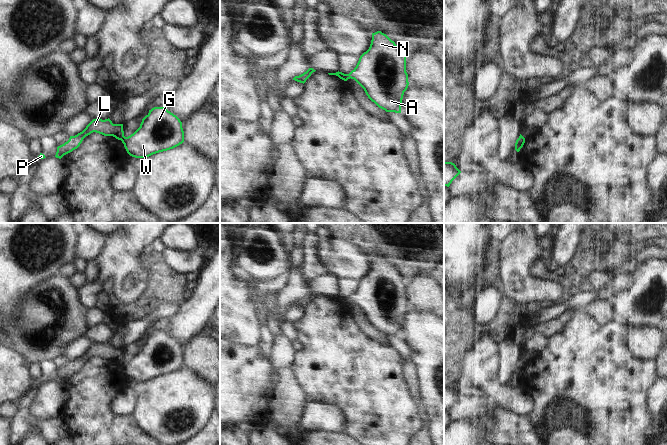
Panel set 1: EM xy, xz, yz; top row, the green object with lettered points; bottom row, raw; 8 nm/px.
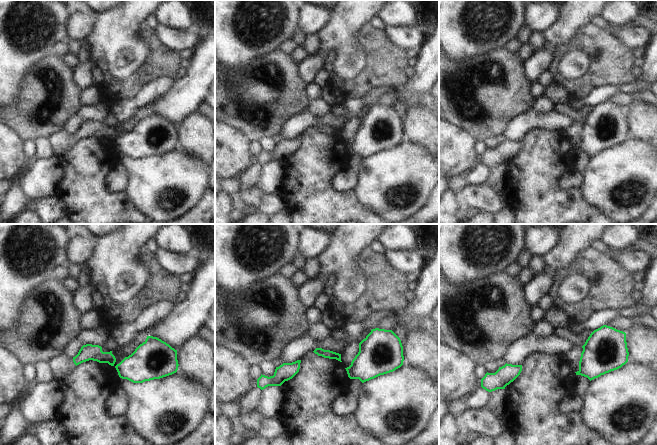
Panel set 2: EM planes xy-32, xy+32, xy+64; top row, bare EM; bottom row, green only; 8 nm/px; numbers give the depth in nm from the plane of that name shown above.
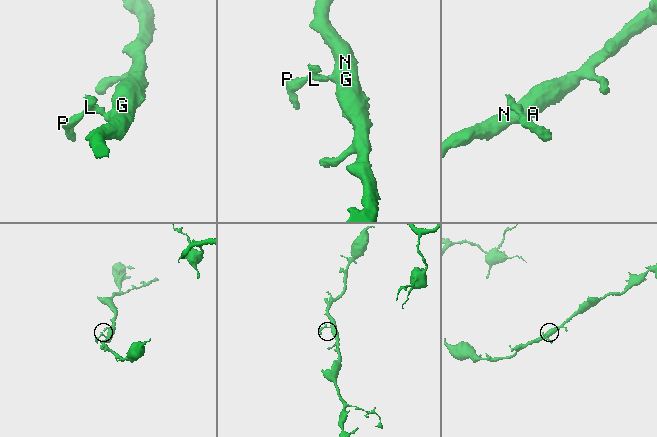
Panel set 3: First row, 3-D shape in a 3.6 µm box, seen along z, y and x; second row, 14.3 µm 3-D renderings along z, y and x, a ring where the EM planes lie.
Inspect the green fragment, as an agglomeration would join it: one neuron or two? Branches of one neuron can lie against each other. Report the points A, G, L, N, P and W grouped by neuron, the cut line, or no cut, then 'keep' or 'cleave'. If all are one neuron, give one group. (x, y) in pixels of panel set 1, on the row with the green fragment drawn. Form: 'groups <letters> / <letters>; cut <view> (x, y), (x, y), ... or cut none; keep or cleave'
groups A G N W / L P; cut xz (346, 74), (348, 78); cleave

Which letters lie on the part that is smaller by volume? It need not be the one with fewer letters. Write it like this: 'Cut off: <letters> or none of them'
Cut off: L, P.

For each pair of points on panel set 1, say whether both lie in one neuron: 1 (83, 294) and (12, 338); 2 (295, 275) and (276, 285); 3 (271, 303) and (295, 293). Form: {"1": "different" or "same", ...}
{"1": "different", "2": "different", "3": "different"}

